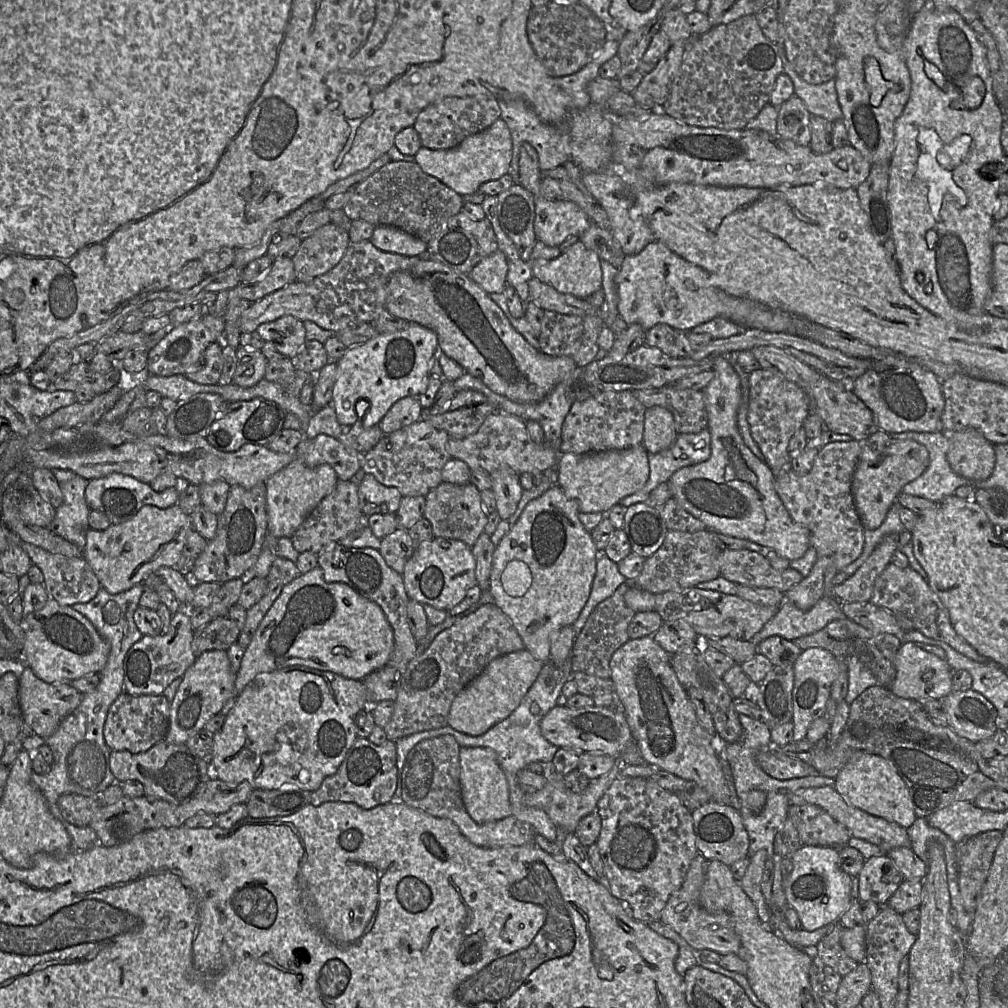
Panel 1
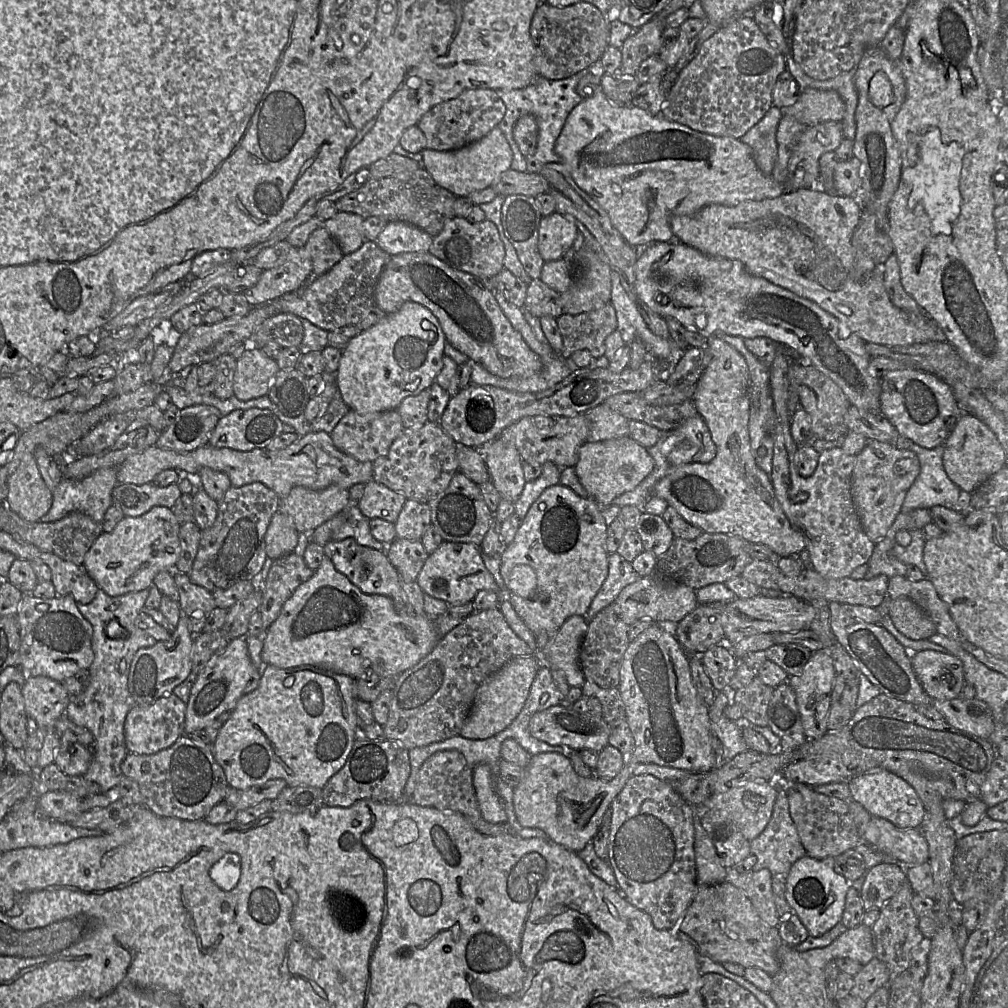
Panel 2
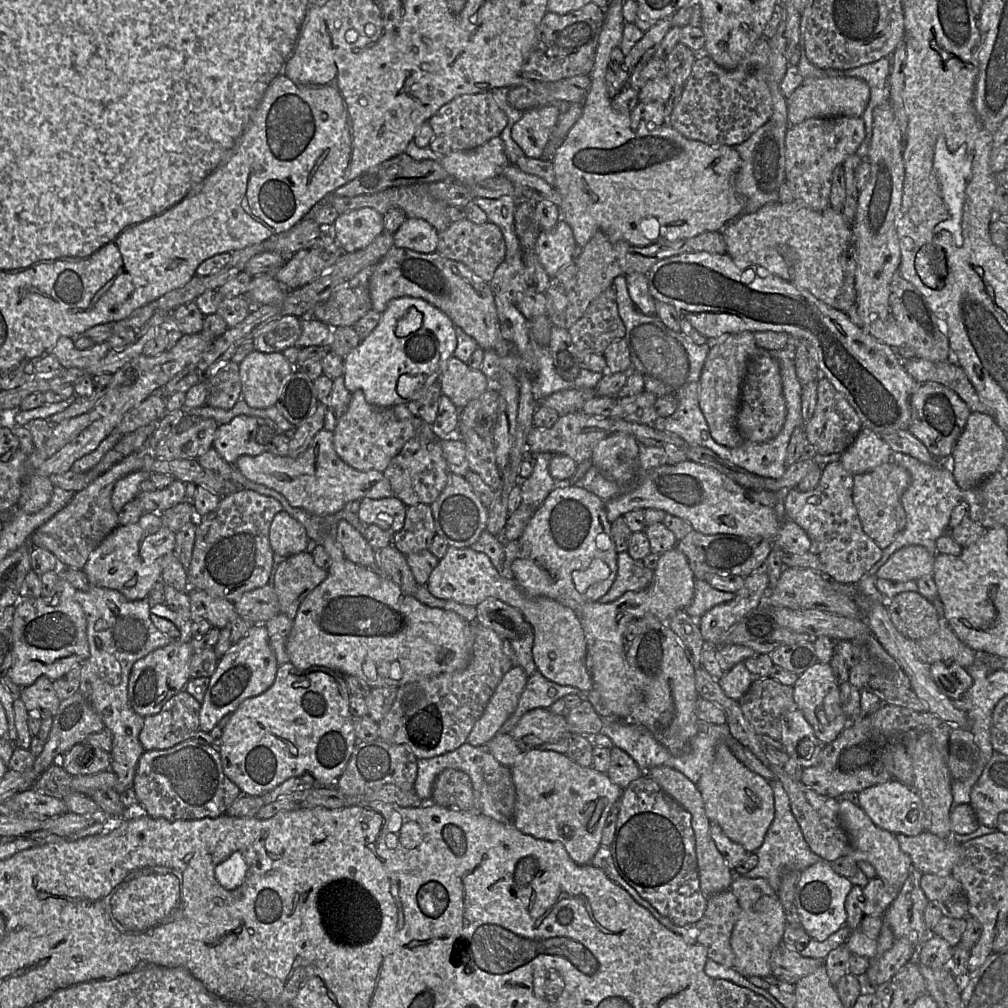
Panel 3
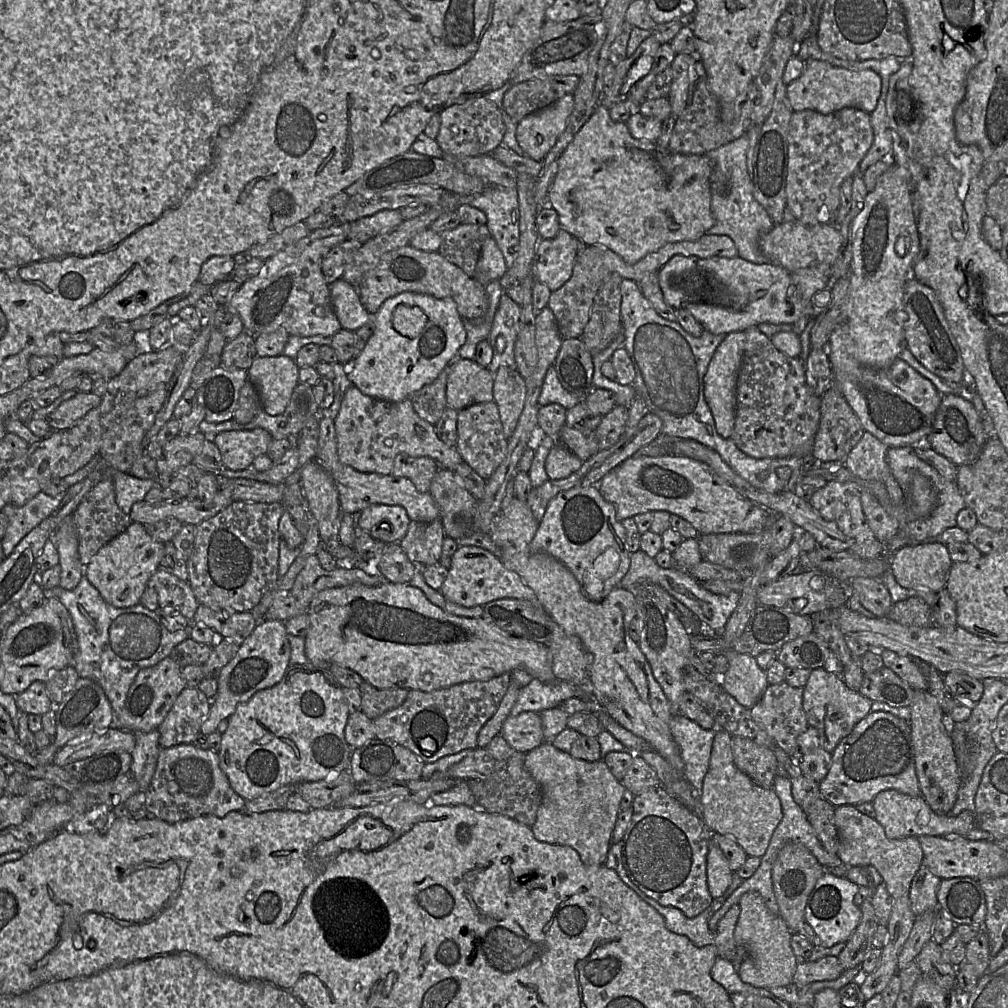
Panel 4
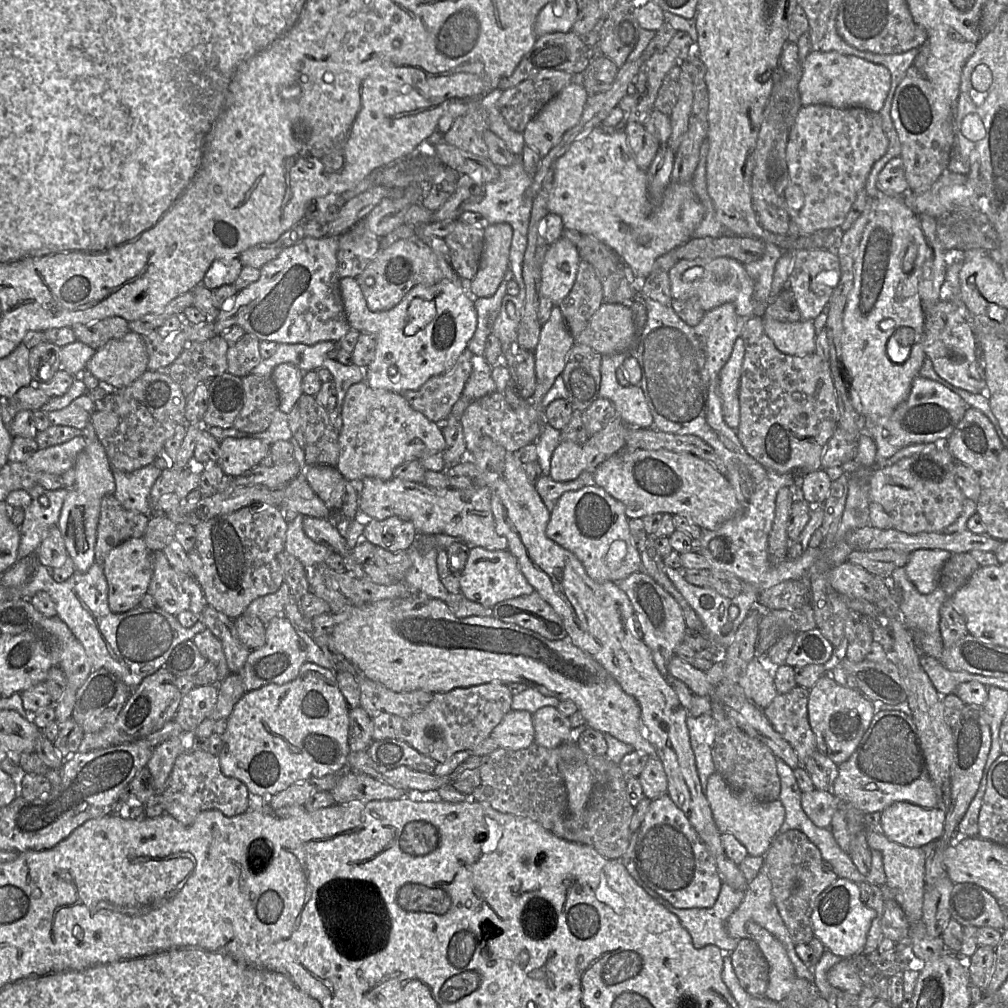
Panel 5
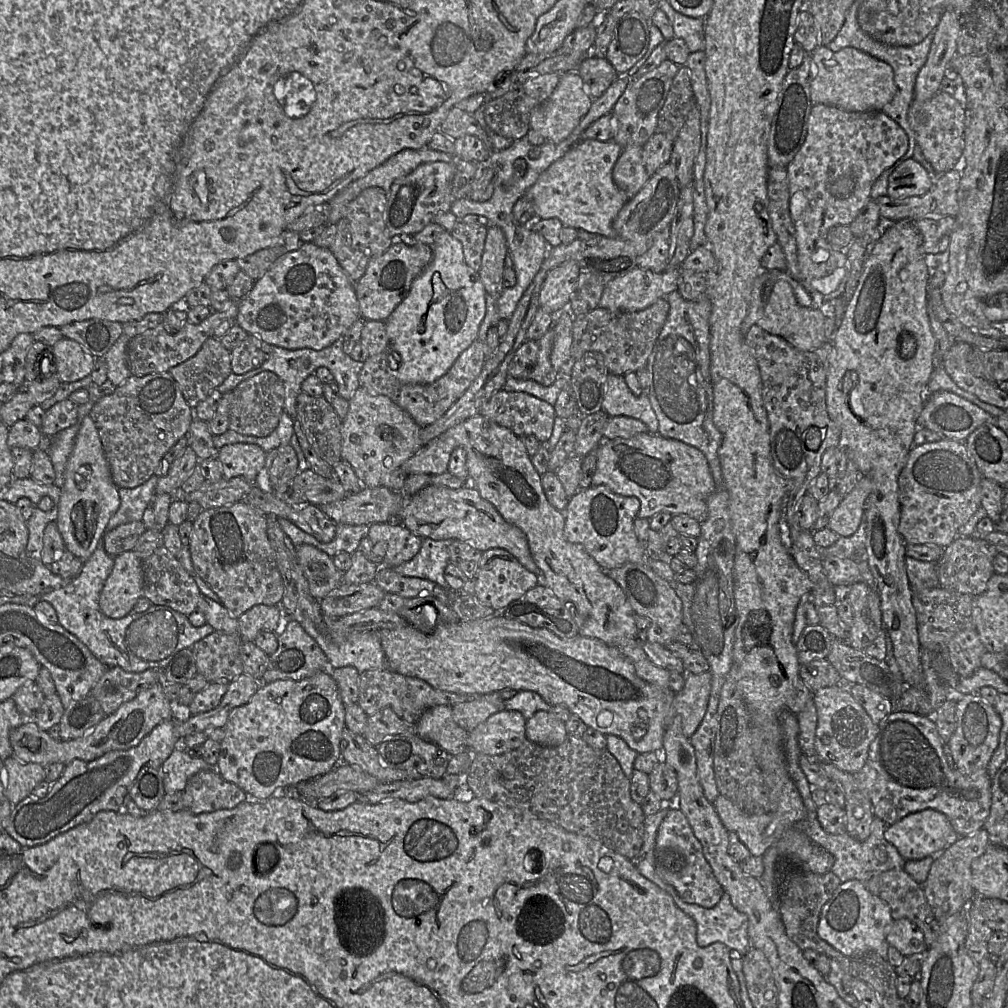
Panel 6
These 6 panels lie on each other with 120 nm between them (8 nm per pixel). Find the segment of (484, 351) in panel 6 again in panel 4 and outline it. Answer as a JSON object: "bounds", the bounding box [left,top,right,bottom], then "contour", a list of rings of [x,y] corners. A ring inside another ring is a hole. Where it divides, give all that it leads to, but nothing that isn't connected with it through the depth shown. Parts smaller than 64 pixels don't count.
{"bounds":[409,365,449,425],"contour":[[[449,365],[429,384],[412,393],[409,397],[413,409],[422,419],[435,425],[447,405],[446,385]]]}

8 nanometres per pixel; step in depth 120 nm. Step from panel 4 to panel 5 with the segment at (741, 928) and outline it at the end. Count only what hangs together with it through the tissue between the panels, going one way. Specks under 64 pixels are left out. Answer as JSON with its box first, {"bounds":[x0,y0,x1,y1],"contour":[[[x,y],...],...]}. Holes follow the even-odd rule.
{"bounds":[746,921,797,1002],"contour":[[[754,921],[747,923],[746,932],[748,938],[757,943],[769,965],[766,998],[776,1002],[783,1001],[793,989],[797,977],[784,945]]]}

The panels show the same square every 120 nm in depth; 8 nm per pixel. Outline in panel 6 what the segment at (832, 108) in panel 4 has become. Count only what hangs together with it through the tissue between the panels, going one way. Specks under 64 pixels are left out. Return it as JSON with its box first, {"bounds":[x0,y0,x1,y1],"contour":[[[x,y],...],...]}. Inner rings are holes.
{"bounds":[809,45,894,112],"contour":[[[819,45],[809,53],[814,62],[814,77],[810,84],[813,106],[831,105],[847,112],[881,111],[894,97],[894,74],[887,63],[852,47],[831,51]]]}

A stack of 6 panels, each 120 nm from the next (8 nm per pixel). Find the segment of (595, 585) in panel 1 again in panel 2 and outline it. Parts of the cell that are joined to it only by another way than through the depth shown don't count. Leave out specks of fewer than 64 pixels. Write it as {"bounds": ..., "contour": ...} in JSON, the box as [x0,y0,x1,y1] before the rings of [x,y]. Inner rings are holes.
{"bounds":[585,552,641,622],"contour":[[[616,552],[608,555],[608,565],[609,571],[607,578],[585,614],[588,622],[597,612],[612,604],[624,587],[641,578],[631,563]]]}

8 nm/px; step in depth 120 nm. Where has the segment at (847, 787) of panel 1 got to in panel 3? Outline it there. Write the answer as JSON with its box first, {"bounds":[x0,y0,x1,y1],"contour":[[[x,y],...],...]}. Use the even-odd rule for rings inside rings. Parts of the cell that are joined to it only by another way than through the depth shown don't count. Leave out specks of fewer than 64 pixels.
{"bounds":[858,779,925,836],"contour":[[[896,779],[868,787],[858,793],[859,806],[879,828],[896,834],[917,836],[924,830],[925,811],[919,794]]]}

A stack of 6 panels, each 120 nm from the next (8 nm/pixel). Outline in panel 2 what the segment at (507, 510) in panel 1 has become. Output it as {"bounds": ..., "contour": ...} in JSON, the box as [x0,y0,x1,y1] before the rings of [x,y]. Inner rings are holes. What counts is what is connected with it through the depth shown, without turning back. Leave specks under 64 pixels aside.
{"bounds":[483,441,526,503],"contour":[[[493,441],[483,451],[490,481],[502,499],[515,503],[526,483],[522,458],[511,443]]]}

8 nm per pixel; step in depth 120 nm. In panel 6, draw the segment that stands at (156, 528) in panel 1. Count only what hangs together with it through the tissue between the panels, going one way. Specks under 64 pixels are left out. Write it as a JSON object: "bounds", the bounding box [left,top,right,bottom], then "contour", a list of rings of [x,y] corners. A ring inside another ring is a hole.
{"bounds":[99,550,142,617],"contour":[[[132,550],[114,558],[99,599],[100,609],[107,617],[125,617],[142,597],[142,561]]]}

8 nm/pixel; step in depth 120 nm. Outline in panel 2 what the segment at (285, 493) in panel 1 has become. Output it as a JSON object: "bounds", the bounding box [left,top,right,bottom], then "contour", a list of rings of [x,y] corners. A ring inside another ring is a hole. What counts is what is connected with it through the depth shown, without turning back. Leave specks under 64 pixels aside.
{"bounds":[278,485,351,533],"contour":[[[336,485],[322,490],[296,486],[287,496],[280,498],[278,512],[291,516],[299,533],[311,533],[351,502],[349,491]]]}

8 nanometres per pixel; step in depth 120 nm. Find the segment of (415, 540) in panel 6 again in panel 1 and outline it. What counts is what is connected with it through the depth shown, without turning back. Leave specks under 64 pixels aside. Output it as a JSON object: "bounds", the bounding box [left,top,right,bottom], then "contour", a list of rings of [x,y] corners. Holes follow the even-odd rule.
{"bounds":[358,473,403,517],"contour":[[[369,473],[365,474],[358,495],[361,510],[367,517],[373,514],[396,513],[403,498],[397,488],[381,484]]]}

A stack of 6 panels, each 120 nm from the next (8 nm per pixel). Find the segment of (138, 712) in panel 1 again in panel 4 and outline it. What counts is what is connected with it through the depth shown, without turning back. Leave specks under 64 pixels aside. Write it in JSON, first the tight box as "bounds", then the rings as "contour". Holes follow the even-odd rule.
{"bounds":[157,687,211,747],"contour":[[[198,687],[183,689],[157,728],[160,747],[192,743],[201,732],[210,706],[211,700]]]}

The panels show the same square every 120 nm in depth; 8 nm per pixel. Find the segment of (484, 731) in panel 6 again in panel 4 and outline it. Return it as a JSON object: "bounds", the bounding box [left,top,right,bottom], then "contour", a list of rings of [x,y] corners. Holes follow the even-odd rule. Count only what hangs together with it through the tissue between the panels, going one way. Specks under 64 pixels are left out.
{"bounds":[500,711,544,753],"contour":[[[525,711],[517,716],[508,716],[500,735],[519,752],[527,753],[544,742],[540,713]]]}

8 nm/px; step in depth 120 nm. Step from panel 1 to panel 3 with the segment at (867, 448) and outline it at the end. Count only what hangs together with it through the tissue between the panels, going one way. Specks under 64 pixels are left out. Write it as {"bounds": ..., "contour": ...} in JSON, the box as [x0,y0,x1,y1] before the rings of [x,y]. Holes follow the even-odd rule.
{"bounds":[853,461,909,550],"contour":[[[894,461],[882,464],[875,469],[853,476],[853,503],[857,509],[864,532],[883,550],[898,534],[896,508],[908,488],[909,472]]]}

